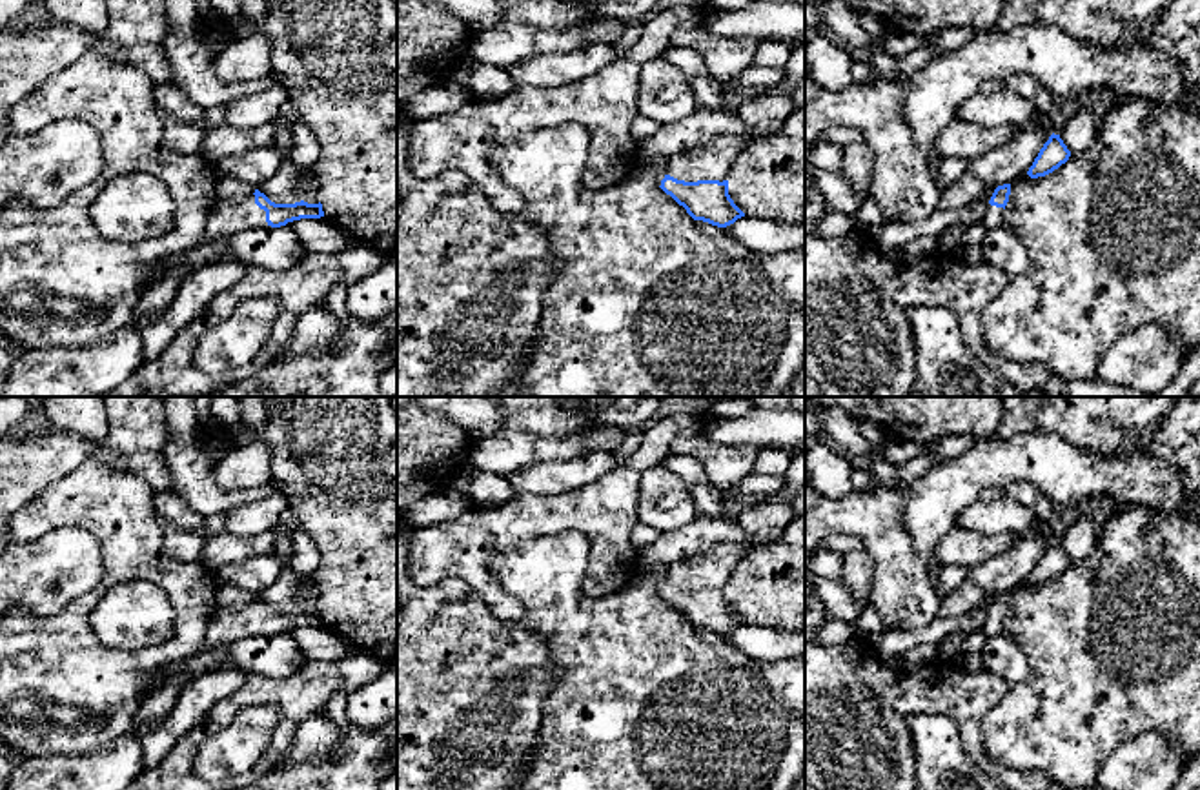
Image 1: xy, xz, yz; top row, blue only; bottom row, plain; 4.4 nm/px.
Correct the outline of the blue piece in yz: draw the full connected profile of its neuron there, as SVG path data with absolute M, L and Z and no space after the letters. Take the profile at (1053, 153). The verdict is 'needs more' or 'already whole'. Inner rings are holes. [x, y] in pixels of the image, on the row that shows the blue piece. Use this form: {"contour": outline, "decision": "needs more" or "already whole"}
{"contour": "M1051 135L1049 140L1040 149L1038 157L1034 158L1032 166L1029 167L1027 175L1031 178L1045 177L1065 164L1071 157L1071 151L1060 138L1060 135Z", "decision": "already whole"}

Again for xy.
{"contour": "M255 193L242 204L217 202L206 222L200 244L231 237L244 229L271 229L300 218L324 217L322 204L275 204L264 193Z", "decision": "needs more"}

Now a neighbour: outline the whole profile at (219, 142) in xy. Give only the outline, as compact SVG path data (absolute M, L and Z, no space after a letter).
M226 122L220 127L208 127L202 138L200 157L217 164L229 155L255 151L271 142L275 142L273 124L246 129L233 127Z

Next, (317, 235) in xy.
M324 217L293 220L288 222L286 228L290 228L297 235L300 246L308 253L339 255L351 244L361 244L355 238L351 238L344 229L326 220Z

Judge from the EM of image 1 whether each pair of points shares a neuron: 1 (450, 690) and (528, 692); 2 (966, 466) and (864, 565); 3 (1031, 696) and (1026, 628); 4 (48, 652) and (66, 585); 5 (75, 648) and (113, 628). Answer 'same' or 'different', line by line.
1: same
2: different
3: same
4: different
5: different

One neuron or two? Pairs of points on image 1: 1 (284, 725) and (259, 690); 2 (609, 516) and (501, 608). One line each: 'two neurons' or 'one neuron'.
1: one neuron
2: one neuron

